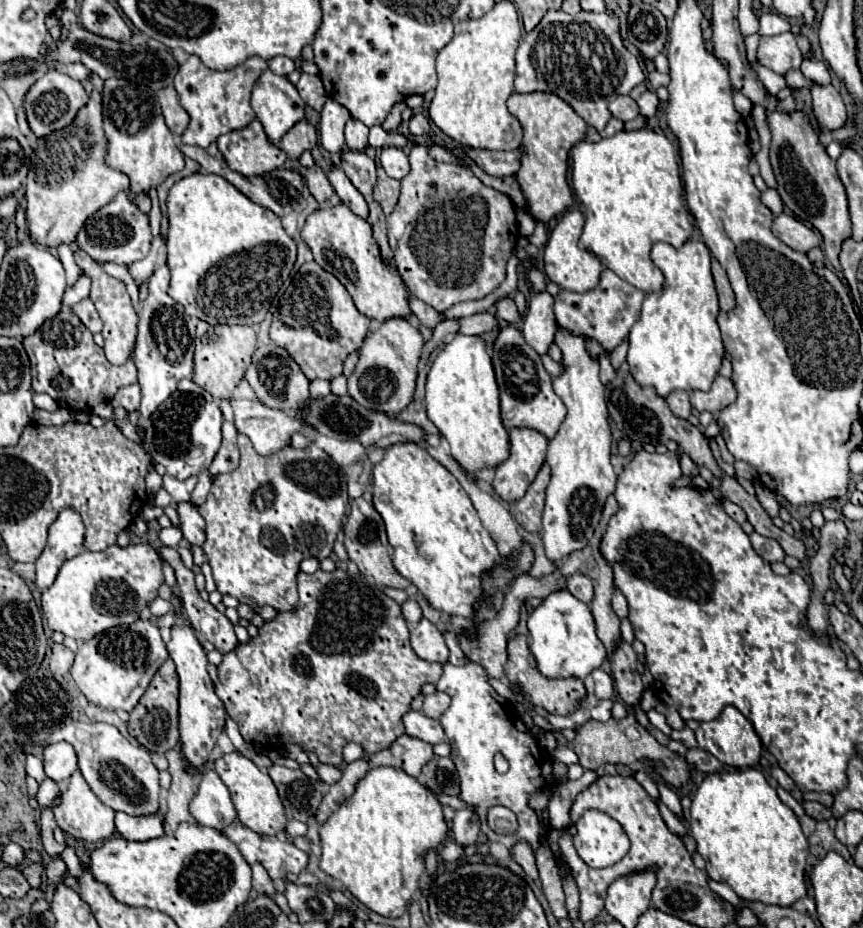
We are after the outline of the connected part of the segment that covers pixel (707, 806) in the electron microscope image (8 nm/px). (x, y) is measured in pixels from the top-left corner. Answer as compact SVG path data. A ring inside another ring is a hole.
M724 769L720 773L708 775L692 797L688 825L692 837L696 839L698 853L708 861L712 879L726 883L742 899L778 907L792 907L796 901L806 897L804 867L810 847L808 839L802 833L794 811L778 799L776 789L770 787L770 783L760 771Z

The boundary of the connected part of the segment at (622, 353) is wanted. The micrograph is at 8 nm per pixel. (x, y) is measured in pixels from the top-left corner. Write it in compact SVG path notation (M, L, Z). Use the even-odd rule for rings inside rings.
M628 337L618 345L618 347L614 347L612 351L610 351L610 359L612 359L612 365L614 365L614 369L618 369L620 365L622 365L622 361L626 359L626 353L628 353Z

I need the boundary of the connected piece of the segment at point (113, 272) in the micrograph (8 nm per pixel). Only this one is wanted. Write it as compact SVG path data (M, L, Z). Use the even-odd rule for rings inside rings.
M104 263L101 266L106 271L106 273L108 273L108 275L118 278L125 283L133 304L135 306L139 306L140 304L139 290L132 276L129 273L128 268L115 263Z

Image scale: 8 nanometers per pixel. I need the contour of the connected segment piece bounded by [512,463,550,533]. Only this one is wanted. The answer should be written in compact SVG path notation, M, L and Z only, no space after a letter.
M544 463L532 485L528 487L526 495L512 503L514 519L528 531L528 533L538 533L542 531L542 511L544 511L544 501L546 501L546 487L550 483L550 465Z

